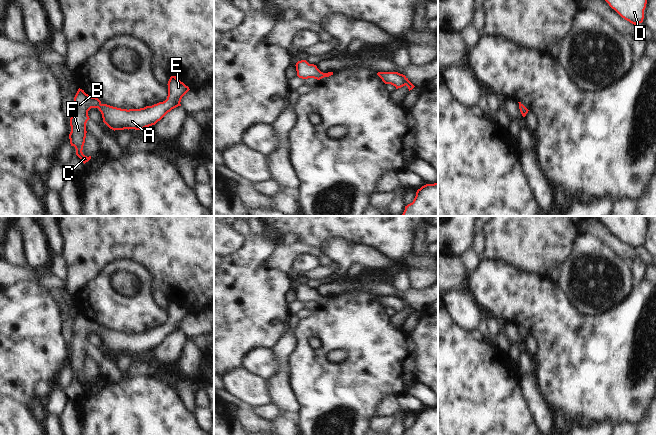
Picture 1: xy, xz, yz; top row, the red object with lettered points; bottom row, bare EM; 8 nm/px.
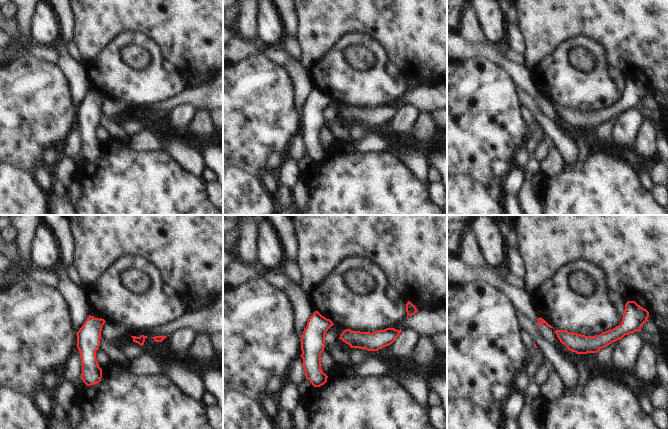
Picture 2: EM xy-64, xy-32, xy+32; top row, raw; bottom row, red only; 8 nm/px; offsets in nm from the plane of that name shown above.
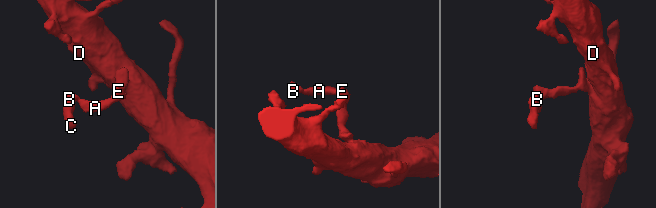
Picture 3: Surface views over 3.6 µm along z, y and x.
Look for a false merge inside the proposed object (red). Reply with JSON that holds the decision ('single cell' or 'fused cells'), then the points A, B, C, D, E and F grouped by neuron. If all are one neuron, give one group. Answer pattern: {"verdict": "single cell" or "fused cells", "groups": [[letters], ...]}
{"verdict": "single cell", "groups": [["A", "B", "C", "D", "E", "F"]]}

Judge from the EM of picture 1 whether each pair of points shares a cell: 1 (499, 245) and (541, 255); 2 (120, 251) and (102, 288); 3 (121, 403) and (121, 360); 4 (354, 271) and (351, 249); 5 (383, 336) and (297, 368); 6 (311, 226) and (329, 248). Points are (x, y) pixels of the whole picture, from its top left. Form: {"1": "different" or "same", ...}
{"1": "same", "2": "different", "3": "different", "4": "different", "5": "same", "6": "different"}

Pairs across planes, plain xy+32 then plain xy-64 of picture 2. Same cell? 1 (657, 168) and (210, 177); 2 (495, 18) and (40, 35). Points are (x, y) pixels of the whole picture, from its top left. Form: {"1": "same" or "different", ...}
{"1": "same", "2": "same"}

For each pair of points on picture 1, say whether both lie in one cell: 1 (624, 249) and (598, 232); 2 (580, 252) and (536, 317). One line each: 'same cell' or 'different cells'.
1: same cell
2: different cells

